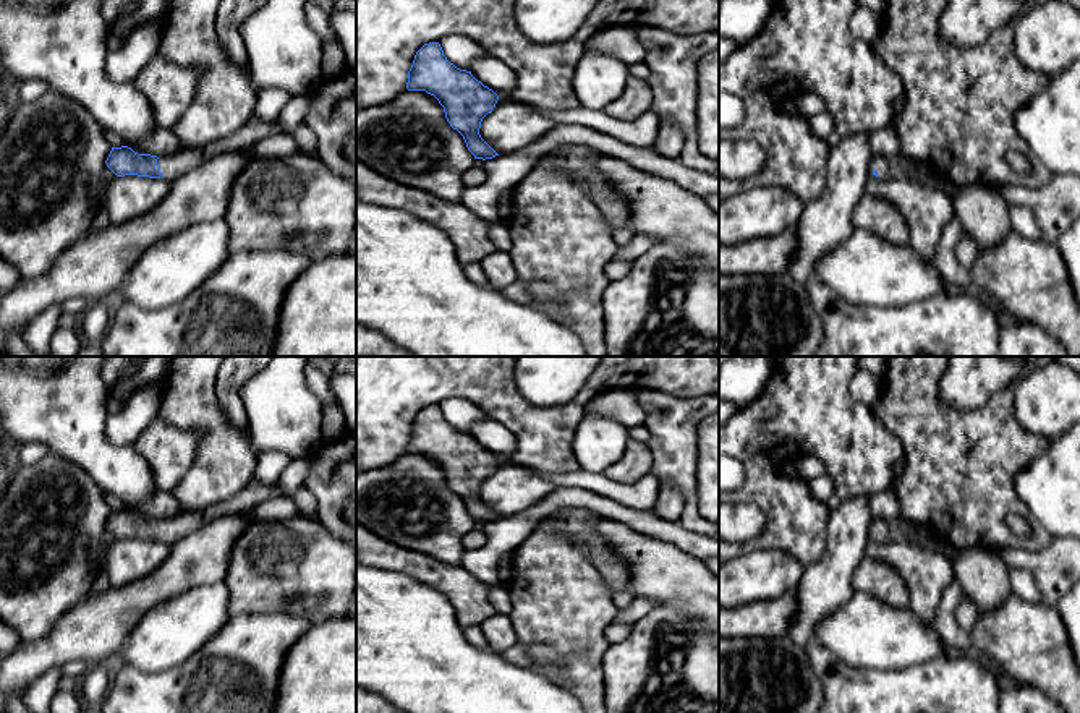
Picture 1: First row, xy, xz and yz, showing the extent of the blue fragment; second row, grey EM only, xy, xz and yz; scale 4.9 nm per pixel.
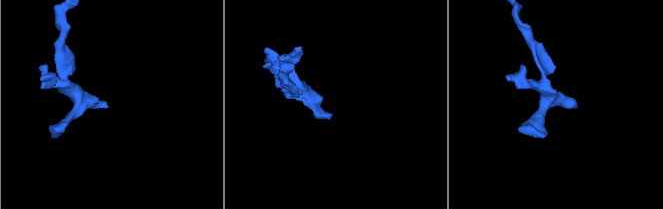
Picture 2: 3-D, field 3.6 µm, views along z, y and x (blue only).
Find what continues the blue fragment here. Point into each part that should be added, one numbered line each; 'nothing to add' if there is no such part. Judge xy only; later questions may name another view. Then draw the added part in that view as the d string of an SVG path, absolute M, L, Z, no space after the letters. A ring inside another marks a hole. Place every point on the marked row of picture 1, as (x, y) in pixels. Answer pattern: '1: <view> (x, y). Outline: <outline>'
1: xy (174, 166). Outline: M249 120L240 131L232 136L222 138L201 147L183 149L172 156L162 156L157 159L157 164L162 175L172 181L204 164L206 160L219 156L220 152L244 149L267 138L269 134L274 134L275 130L277 128L272 122Z

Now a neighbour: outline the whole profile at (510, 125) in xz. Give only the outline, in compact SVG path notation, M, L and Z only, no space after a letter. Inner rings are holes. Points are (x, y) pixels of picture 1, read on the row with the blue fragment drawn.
M499 100L483 118L479 134L497 154L510 154L538 141L557 125L539 107Z

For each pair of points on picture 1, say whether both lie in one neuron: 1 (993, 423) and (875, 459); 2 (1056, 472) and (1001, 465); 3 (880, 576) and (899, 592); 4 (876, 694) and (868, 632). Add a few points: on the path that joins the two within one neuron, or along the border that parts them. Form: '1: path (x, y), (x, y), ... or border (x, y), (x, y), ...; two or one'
1: border (880, 422), (897, 438), (905, 459); two
2: border (1048, 441), (1016, 477), (1016, 495), (1025, 506); two
3: path (884, 580), (894, 590); one
4: border (836, 658), (863, 668), (902, 670), (910, 666); two

